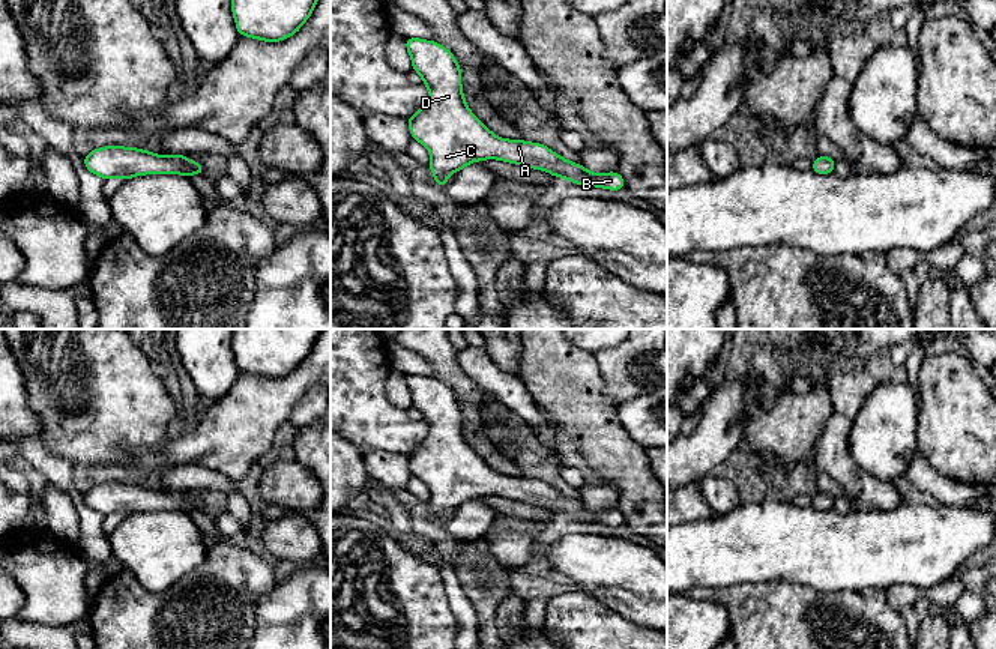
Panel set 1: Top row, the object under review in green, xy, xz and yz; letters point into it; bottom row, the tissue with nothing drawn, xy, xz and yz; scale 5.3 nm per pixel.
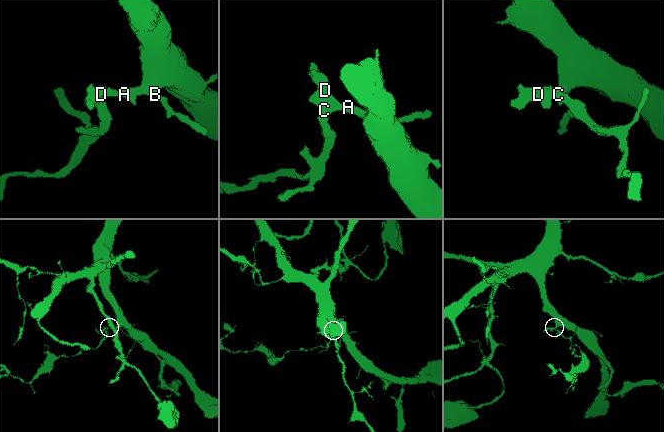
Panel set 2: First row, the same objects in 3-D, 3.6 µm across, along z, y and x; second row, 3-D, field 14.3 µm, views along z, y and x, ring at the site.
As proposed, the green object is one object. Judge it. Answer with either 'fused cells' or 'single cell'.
single cell

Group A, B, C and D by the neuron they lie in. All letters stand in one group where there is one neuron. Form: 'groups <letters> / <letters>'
groups A B C D

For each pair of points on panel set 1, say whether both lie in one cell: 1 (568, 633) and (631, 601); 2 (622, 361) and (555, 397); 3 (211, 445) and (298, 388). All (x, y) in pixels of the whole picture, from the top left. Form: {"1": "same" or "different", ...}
{"1": "different", "2": "different", "3": "same"}

